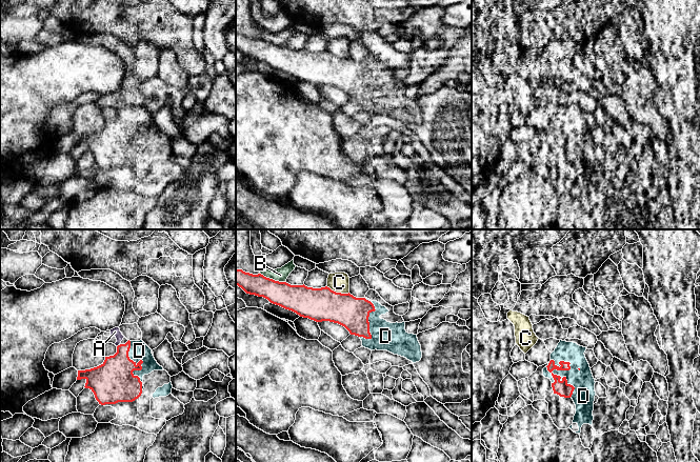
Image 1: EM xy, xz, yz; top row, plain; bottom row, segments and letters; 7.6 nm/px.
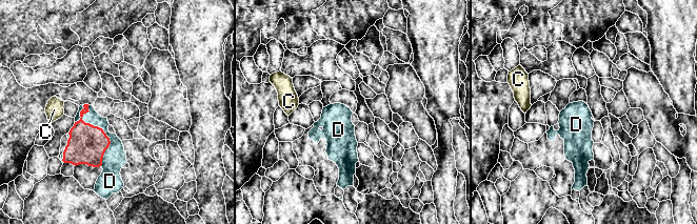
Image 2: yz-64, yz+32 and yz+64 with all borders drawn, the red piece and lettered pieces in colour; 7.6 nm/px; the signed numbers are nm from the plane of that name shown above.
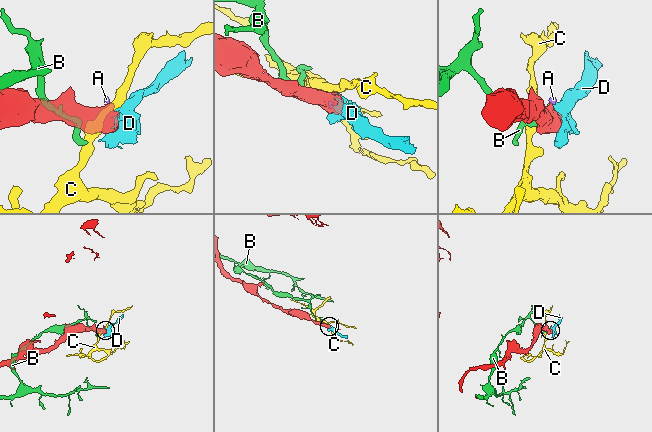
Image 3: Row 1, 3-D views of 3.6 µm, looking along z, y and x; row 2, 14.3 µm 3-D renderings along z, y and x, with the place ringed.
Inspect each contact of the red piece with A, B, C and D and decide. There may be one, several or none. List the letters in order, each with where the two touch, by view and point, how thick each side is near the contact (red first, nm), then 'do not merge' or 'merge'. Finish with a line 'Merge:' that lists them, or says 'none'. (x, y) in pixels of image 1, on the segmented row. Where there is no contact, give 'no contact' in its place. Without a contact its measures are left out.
A: xy (118, 345) | 280/70 nm | do not merge
B: xz (272, 279) | 200/100 nm | do not merge
C: xz (338, 293) | 260/160 nm | do not merge
D: yz (557, 369) | 110/170 nm | merge
Merge: D

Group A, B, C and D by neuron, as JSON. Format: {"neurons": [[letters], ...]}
{"neurons": [["A"], ["B"], ["C"], ["D"]]}

